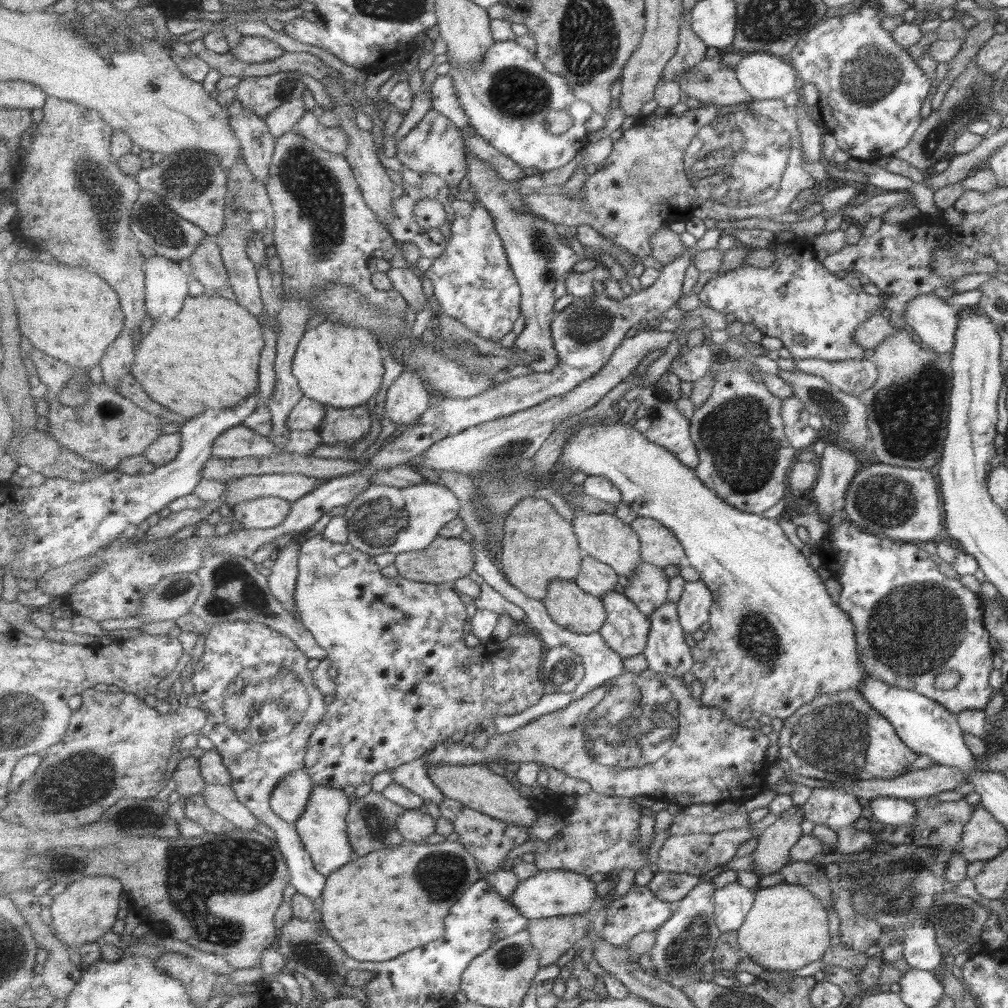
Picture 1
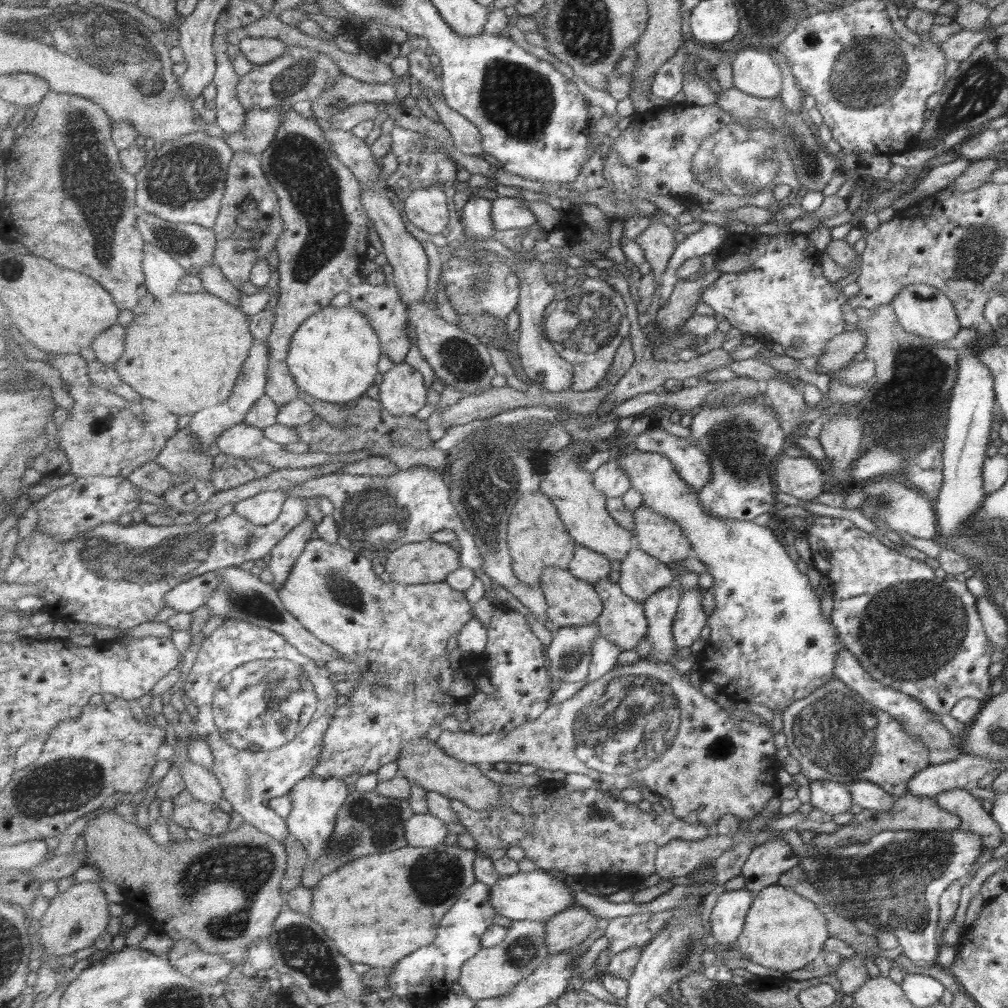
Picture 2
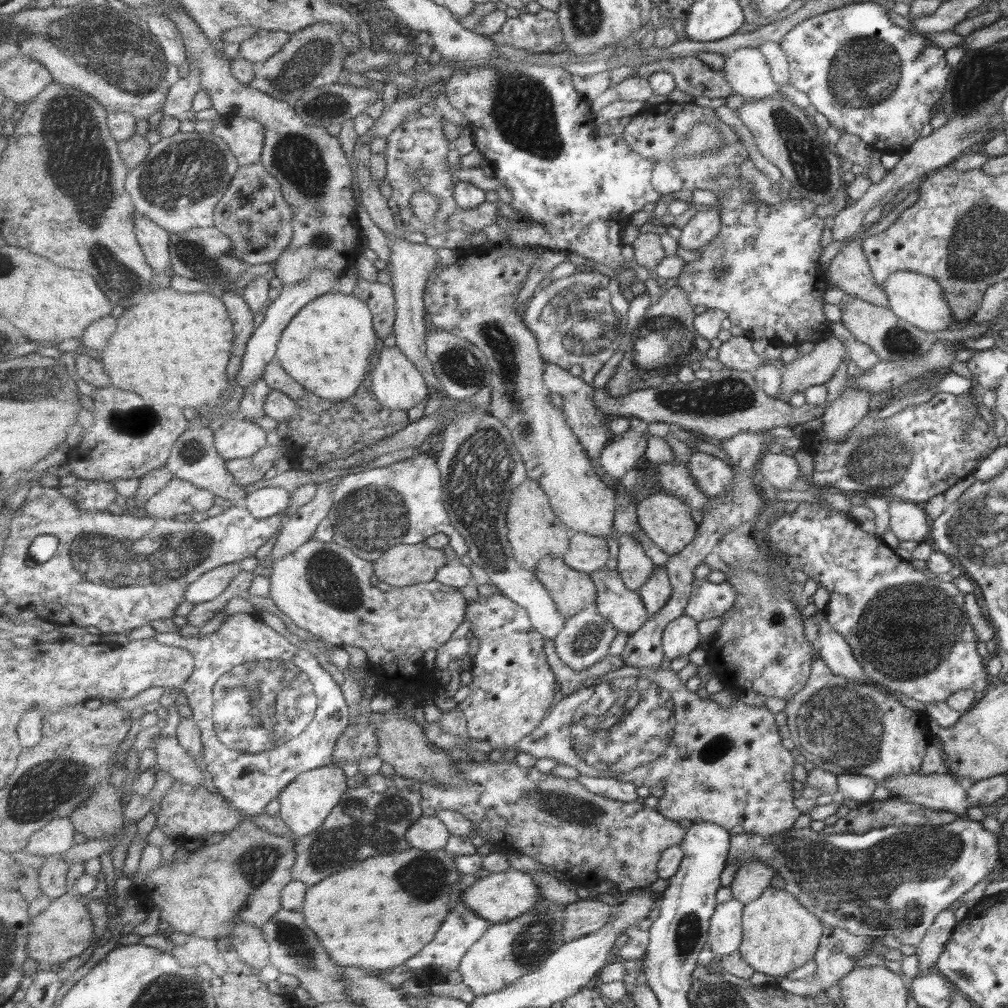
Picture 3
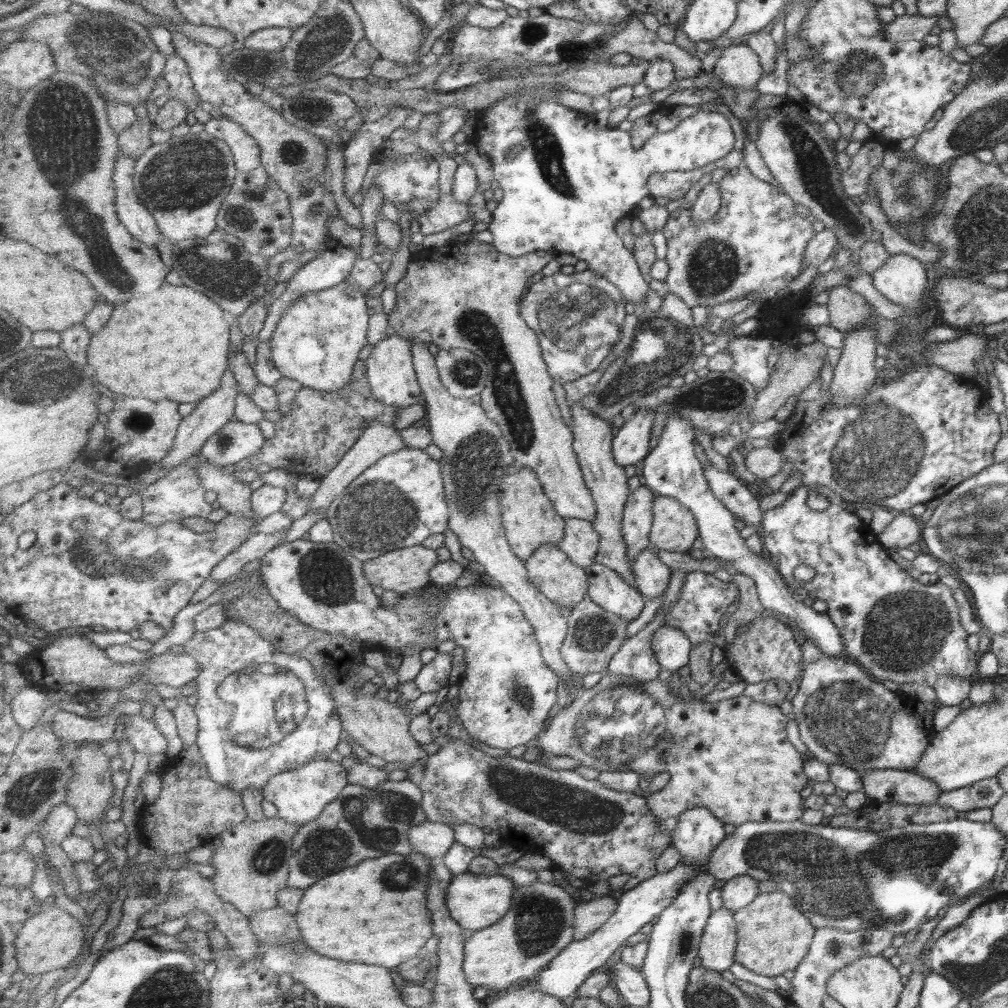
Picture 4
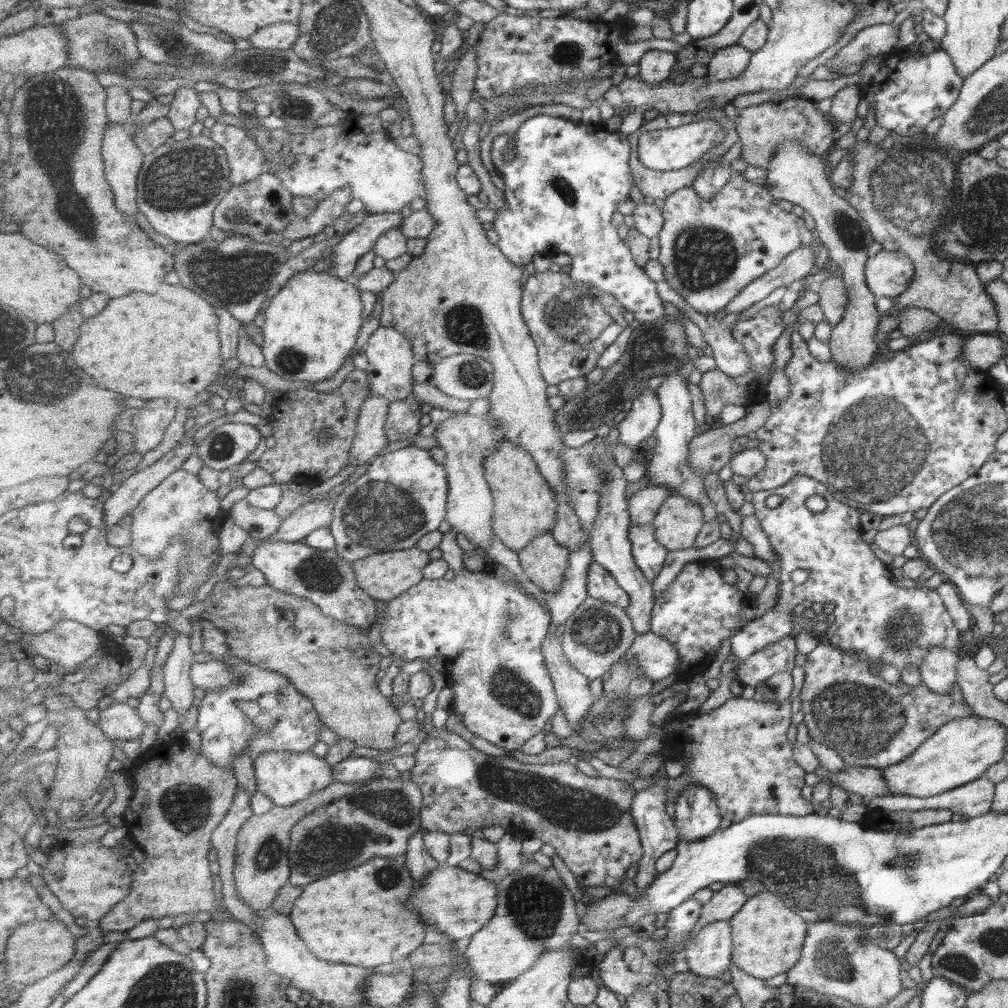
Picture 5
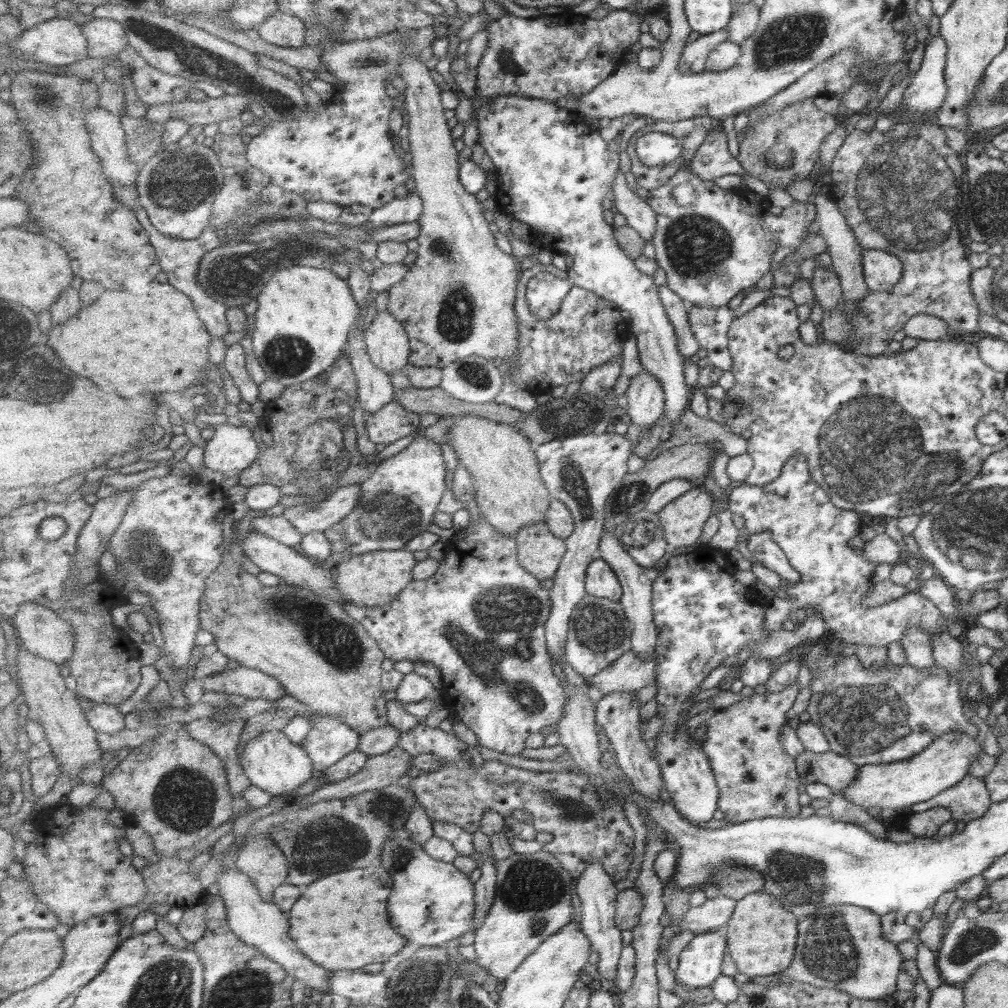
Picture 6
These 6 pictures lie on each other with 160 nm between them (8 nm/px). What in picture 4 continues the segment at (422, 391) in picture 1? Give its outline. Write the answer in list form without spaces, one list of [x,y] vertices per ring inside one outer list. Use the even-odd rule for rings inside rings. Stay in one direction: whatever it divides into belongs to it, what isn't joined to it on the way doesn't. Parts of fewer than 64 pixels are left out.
[[[396,333],[387,336],[379,345],[374,346],[365,362],[373,395],[380,402],[397,408],[409,408],[417,404],[425,405],[424,392],[416,374],[411,346],[407,339],[403,339]]]

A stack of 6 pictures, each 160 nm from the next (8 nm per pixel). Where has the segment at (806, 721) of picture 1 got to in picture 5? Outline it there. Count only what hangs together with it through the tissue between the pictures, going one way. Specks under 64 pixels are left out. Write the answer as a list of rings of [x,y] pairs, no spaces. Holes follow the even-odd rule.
[[[827,642],[817,643],[815,648],[805,655],[802,668],[804,677],[798,697],[803,713],[802,722],[808,730],[808,736],[834,750],[848,765],[882,769],[897,764],[947,721],[972,715],[972,710],[964,701],[958,687],[943,696],[933,693],[922,682],[915,686],[907,686],[901,680],[889,684],[880,676],[871,674],[867,663],[859,661],[852,652]]]

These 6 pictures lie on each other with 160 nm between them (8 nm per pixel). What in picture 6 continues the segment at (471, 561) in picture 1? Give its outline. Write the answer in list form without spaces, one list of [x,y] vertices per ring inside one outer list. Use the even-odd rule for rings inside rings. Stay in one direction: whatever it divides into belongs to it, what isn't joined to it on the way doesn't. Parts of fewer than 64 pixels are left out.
[[[409,549],[378,550],[355,555],[339,563],[336,568],[337,588],[350,602],[360,607],[376,607],[398,598],[399,593],[415,578],[413,568],[419,561]]]

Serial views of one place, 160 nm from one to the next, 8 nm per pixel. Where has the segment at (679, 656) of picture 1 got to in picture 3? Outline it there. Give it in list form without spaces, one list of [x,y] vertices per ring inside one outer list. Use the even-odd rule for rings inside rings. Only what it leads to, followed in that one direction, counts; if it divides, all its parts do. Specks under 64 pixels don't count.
[[[659,566],[655,569],[650,579],[643,583],[638,590],[641,598],[644,600],[648,614],[655,616],[659,614],[665,605],[669,602],[673,594],[673,587],[670,583],[670,576],[667,574],[665,567]]]

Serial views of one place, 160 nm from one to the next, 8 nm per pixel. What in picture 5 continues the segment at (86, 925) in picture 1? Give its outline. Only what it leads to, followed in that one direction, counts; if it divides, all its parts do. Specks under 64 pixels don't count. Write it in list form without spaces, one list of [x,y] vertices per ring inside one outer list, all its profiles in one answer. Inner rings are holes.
[[[55,918],[34,920],[16,928],[8,940],[6,952],[9,991],[33,984],[69,965],[69,962],[72,962],[75,954],[77,954],[76,942],[76,936],[69,932],[67,925]]]

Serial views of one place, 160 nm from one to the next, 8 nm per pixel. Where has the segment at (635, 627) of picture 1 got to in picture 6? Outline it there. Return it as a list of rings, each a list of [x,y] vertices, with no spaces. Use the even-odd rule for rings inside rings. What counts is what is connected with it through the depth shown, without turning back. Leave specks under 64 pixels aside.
[[[596,558],[587,568],[586,589],[589,594],[614,601],[620,601],[624,596],[624,587],[617,578],[617,573],[601,558]]]

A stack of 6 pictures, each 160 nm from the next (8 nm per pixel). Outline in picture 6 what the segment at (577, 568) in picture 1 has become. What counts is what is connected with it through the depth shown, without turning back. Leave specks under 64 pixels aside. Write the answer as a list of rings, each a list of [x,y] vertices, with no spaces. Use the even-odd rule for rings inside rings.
[[[481,416],[451,418],[454,421],[447,433],[446,441],[454,449],[457,458],[460,458],[463,467],[475,477],[475,501],[481,514],[498,531],[501,531],[501,534],[512,536],[515,536],[524,526],[545,521],[553,496],[542,478],[534,443],[529,441],[527,435],[516,427],[497,423]]]

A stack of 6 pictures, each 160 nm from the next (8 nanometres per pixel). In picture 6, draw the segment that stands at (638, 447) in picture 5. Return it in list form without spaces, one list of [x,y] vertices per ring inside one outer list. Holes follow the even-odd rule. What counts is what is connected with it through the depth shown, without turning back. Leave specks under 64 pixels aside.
[[[650,373],[634,376],[625,397],[628,400],[628,416],[643,428],[643,432],[654,424],[664,423],[665,392],[655,376]]]

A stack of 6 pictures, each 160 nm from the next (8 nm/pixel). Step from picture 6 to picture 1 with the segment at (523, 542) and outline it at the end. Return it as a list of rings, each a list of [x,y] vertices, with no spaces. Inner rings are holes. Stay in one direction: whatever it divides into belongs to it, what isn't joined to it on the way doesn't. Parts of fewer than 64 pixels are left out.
[[[553,579],[548,588],[548,596],[542,600],[546,604],[548,614],[552,620],[562,627],[572,630],[577,634],[591,634],[599,632],[608,618],[608,611],[602,598],[589,594],[583,590],[574,580]]]

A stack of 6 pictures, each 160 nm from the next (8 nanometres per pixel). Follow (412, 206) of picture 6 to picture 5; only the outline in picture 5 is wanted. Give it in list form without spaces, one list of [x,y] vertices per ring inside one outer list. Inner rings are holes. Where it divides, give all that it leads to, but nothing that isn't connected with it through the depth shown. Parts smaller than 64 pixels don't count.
[[[401,211],[381,214],[371,213],[369,216],[366,216],[361,223],[354,225],[352,230],[347,232],[335,246],[335,253],[331,259],[331,269],[326,272],[345,280],[352,280],[354,270],[356,269],[359,260],[361,260],[361,257],[374,250],[374,246],[376,245],[378,238],[382,234],[385,234],[392,228],[401,227],[403,221],[404,218]]]

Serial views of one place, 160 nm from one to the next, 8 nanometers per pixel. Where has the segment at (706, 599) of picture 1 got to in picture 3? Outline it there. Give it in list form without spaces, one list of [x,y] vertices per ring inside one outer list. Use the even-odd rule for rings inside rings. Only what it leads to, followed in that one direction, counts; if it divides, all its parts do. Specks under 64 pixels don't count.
[[[683,614],[673,620],[664,630],[663,642],[665,656],[670,660],[689,656],[695,648],[700,646],[702,636],[699,623],[689,615]]]

